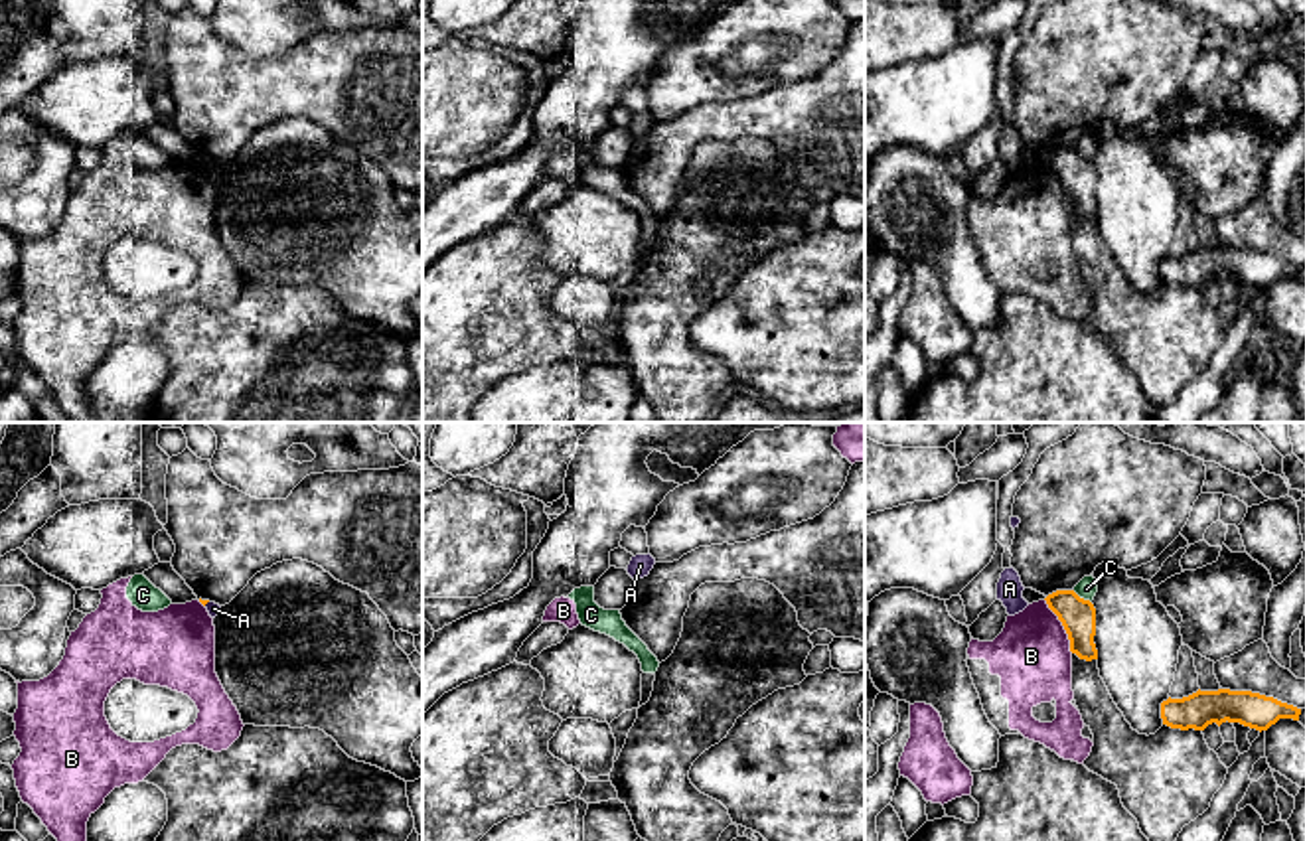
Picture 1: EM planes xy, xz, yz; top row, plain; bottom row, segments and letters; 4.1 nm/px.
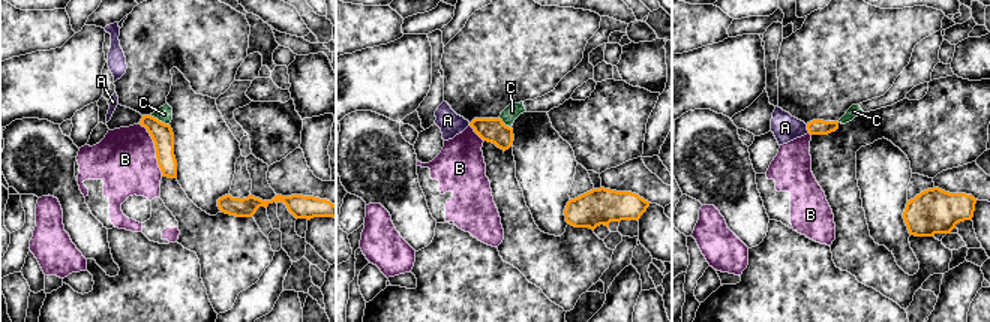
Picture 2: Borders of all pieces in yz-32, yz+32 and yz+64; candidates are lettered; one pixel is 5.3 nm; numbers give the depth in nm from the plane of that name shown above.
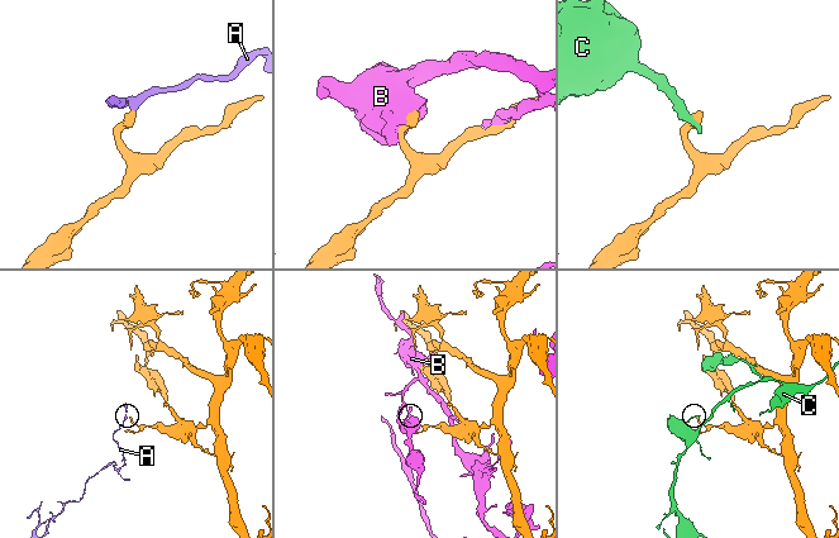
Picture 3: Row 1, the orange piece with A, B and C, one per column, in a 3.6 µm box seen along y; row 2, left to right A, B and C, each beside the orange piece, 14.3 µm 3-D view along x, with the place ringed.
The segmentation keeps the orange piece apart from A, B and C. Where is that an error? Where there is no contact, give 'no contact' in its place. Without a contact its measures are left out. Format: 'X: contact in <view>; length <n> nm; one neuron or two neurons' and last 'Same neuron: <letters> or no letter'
A: contact in xy; length 30 nm; two neurons
B: contact in yz; length 260 nm; two neurons
C: contact in yz; length 90 nm; two neurons
Same neuron: no letter

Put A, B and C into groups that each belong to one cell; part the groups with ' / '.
A / B / C

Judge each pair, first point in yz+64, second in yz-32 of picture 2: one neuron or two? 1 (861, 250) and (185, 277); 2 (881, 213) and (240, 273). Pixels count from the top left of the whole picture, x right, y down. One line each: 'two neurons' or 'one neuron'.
1: two neurons
2: two neurons

